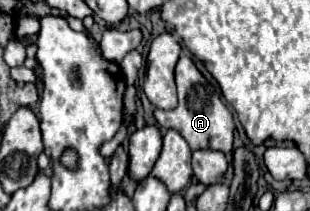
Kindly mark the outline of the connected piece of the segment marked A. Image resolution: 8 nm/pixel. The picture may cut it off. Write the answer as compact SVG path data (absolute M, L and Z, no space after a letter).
M182 55L176 65L176 87L178 87L178 107L168 111L156 109L154 117L158 125L164 129L176 129L186 139L192 151L210 149L228 155L232 151L234 139L234 117L188 55Z

